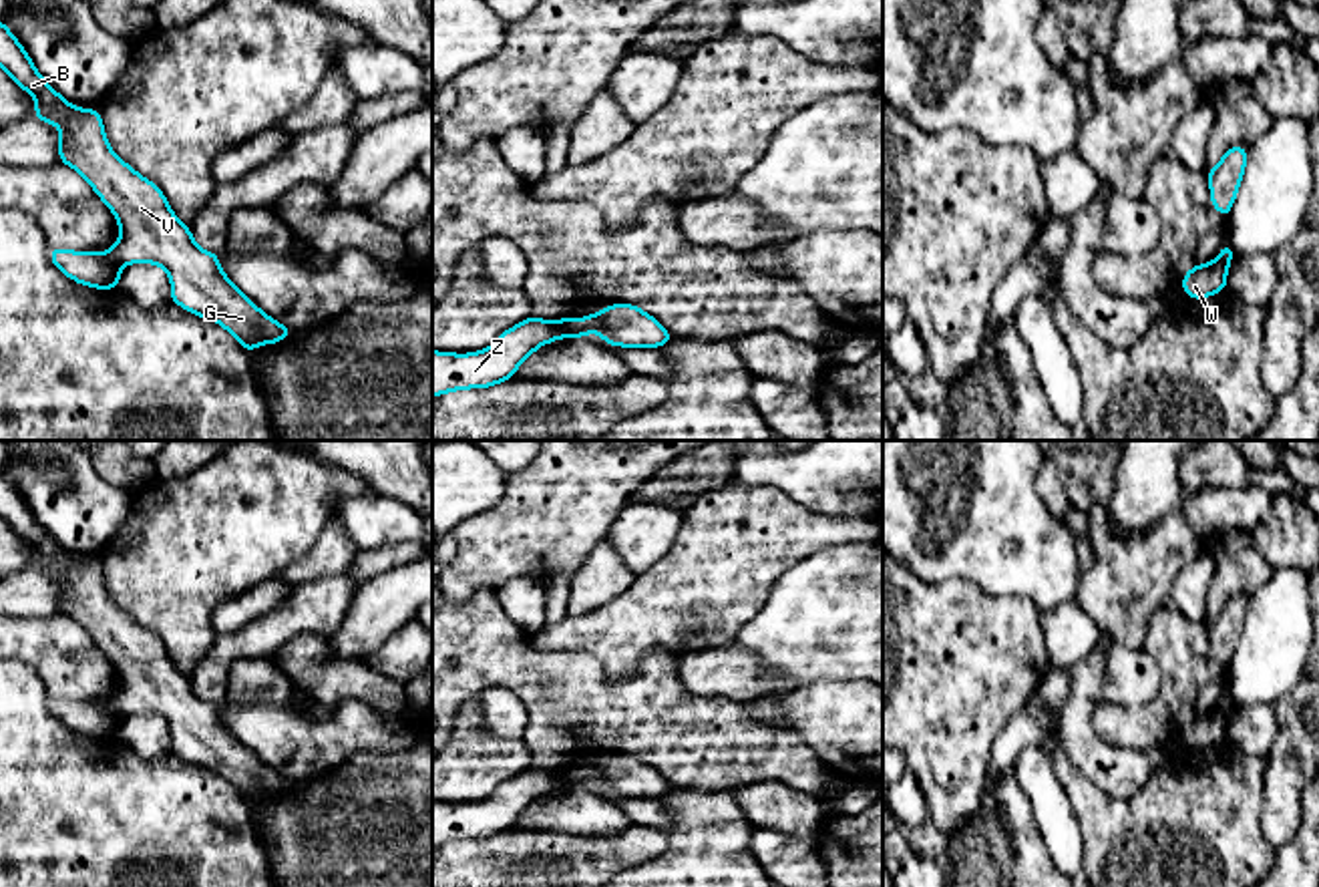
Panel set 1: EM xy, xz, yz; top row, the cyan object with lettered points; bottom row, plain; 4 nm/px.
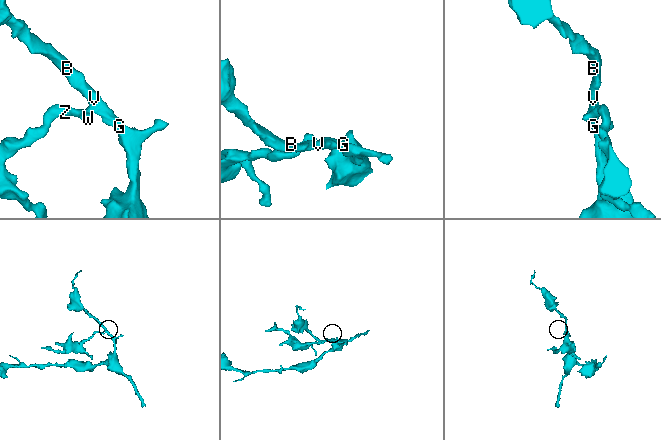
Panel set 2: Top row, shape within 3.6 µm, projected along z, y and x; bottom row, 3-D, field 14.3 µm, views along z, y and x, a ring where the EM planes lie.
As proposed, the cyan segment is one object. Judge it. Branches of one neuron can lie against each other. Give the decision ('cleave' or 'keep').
cleave

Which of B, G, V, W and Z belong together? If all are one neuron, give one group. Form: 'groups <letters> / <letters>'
groups B G V / W Z

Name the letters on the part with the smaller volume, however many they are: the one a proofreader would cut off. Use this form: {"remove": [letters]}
{"remove": ["W", "Z"]}

